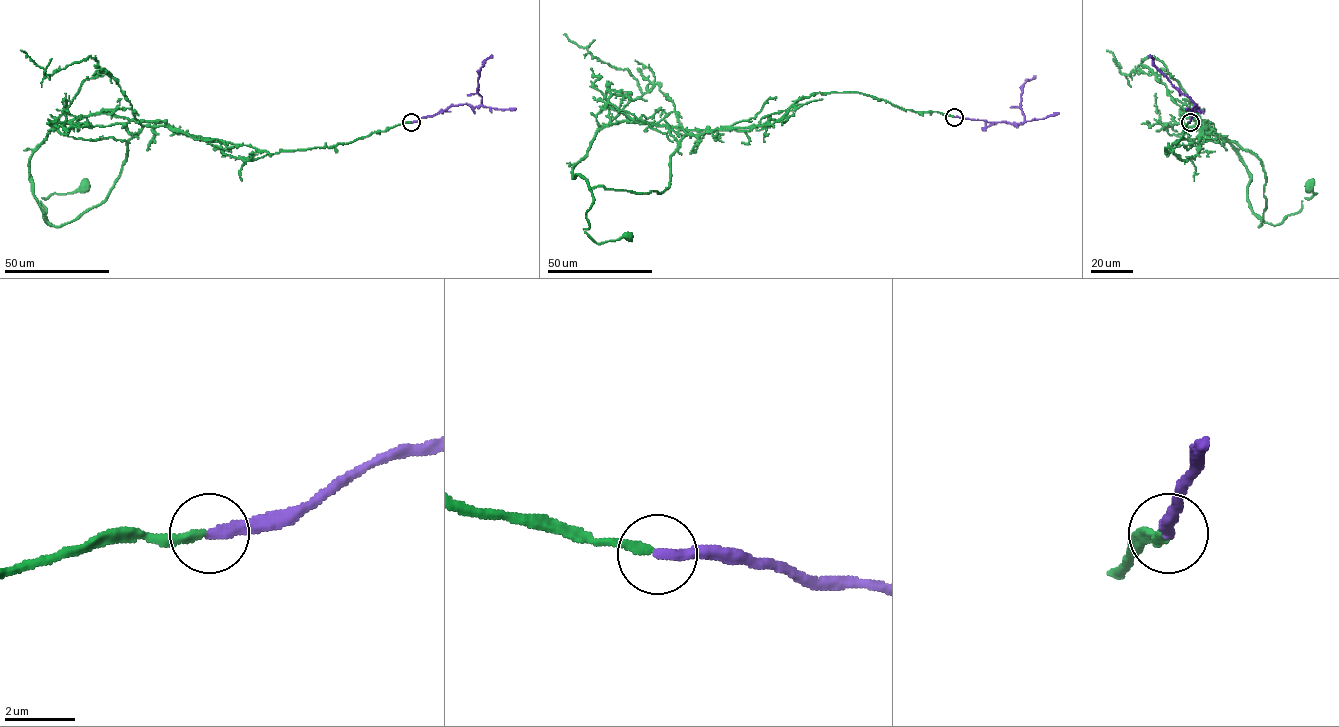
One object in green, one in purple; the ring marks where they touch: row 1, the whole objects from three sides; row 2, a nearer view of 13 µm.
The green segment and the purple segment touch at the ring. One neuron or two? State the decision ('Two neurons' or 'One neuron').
One neuron

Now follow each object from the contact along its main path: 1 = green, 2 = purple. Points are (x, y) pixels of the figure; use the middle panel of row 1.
1: (954, 116), (816, 93), (777, 120), (687, 134), (663, 192), (589, 188), (584, 231), (597, 243), (629, 235)
2: (954, 116), (1022, 124), (1025, 116), (1020, 107), (1022, 86), (1036, 75)

